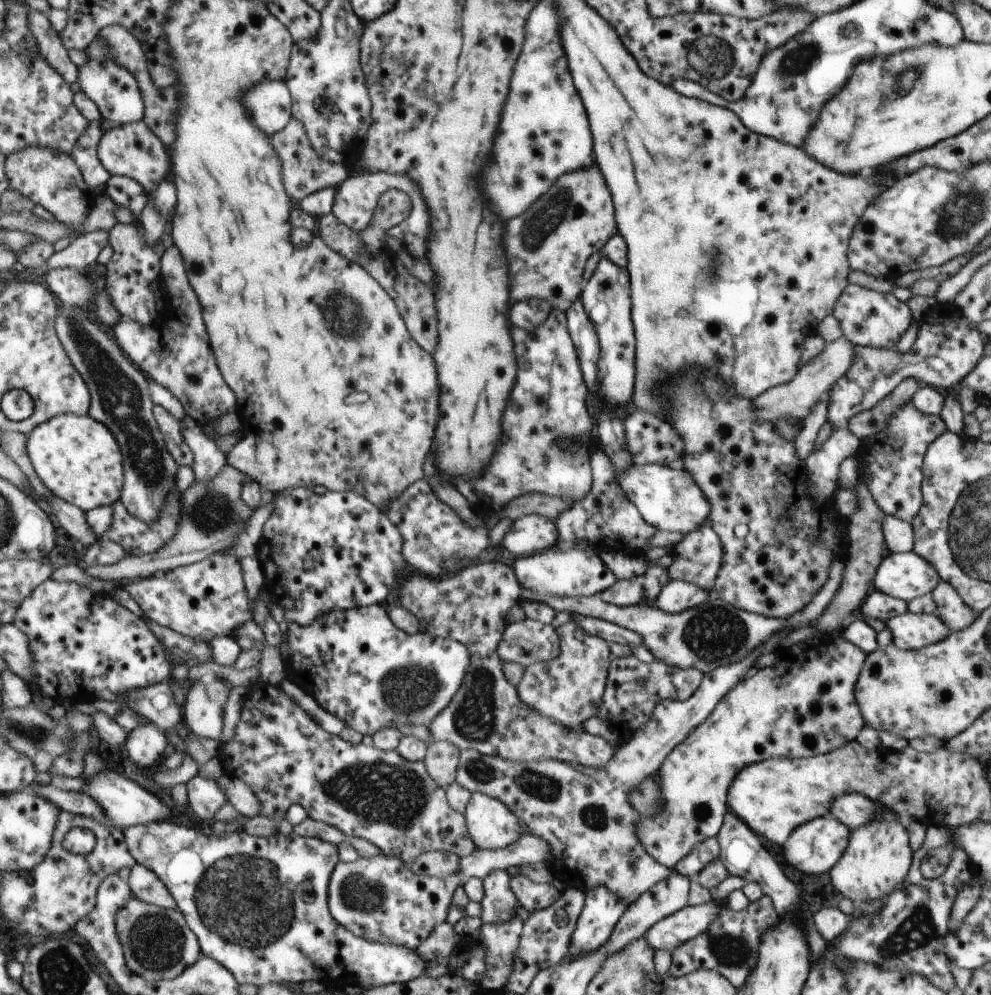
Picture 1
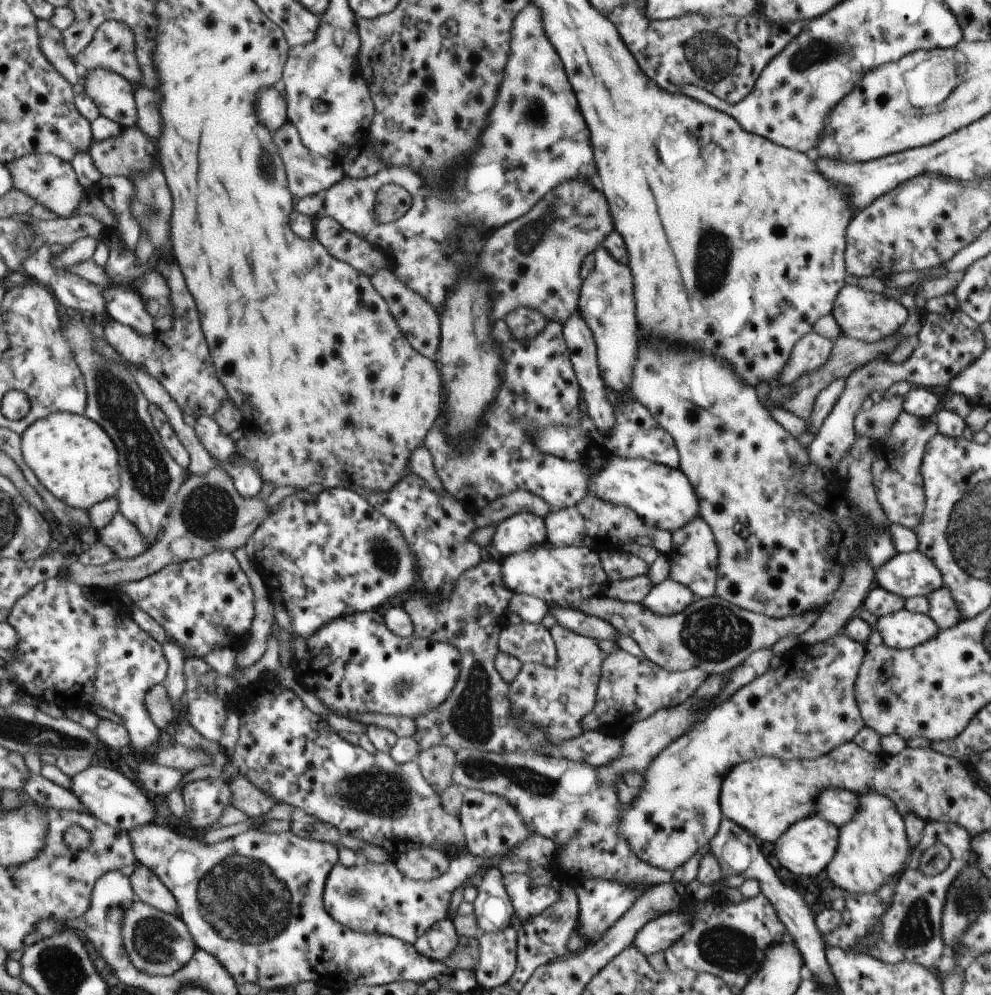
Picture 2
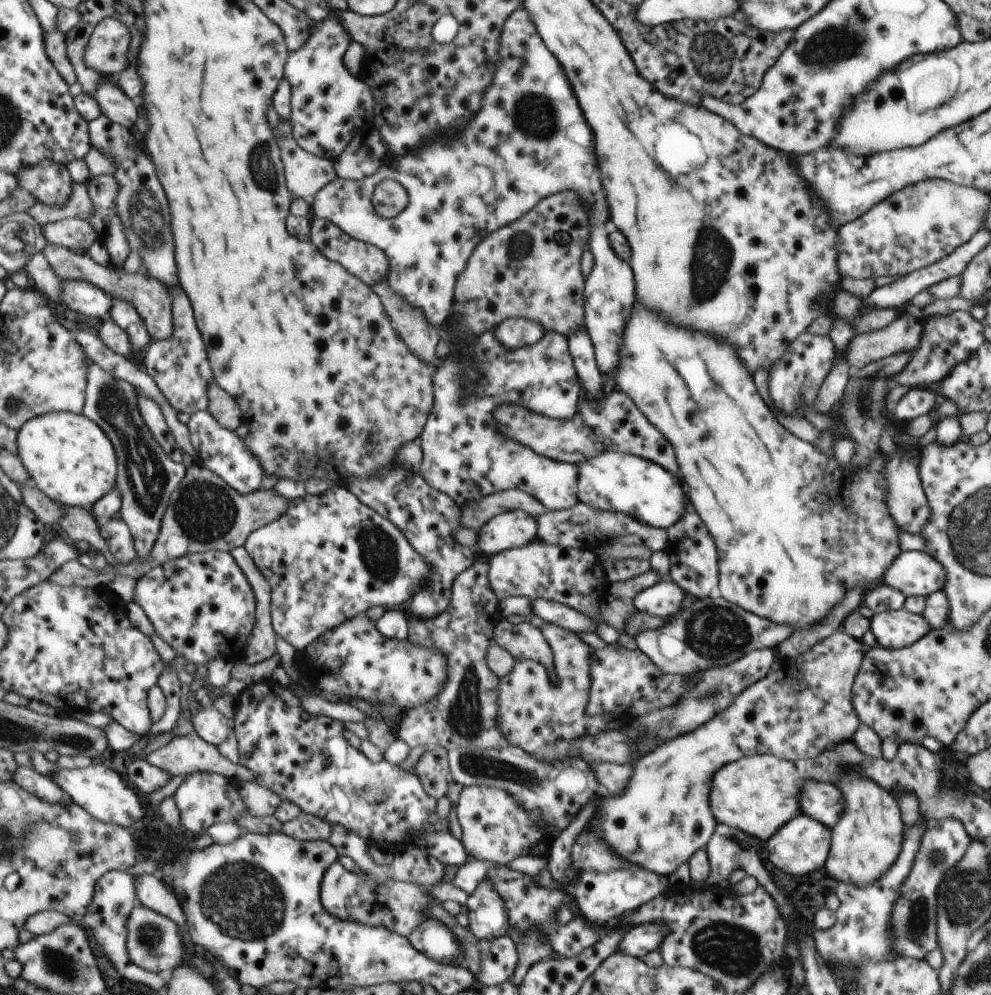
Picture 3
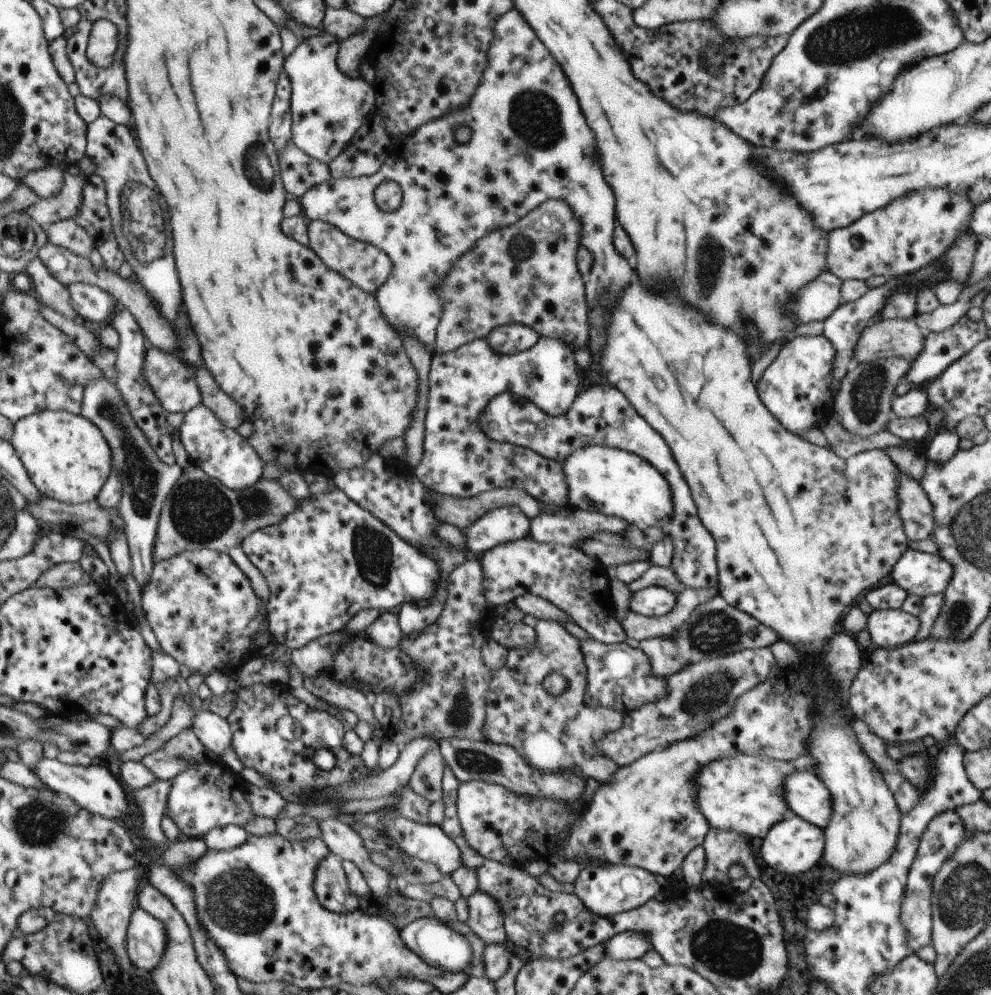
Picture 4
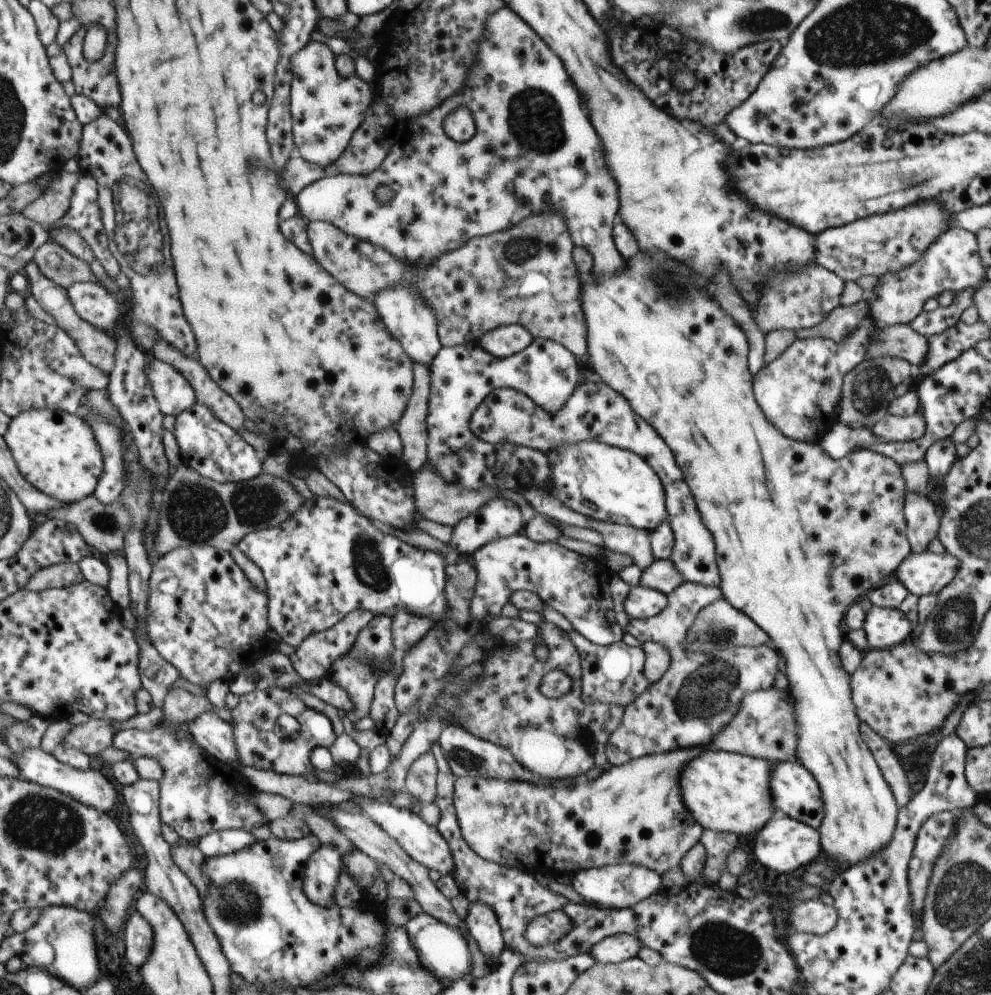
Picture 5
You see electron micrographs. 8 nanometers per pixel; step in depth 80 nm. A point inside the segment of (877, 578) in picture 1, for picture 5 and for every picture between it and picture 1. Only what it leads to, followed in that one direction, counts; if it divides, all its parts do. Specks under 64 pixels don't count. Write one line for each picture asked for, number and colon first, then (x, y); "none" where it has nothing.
2: (911, 574)
3: (914, 573)
4: (922, 574)
5: (924, 573)

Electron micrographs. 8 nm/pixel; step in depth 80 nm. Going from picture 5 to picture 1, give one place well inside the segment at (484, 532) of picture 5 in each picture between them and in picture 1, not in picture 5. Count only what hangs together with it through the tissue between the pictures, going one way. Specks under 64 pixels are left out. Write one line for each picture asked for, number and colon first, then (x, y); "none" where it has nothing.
1: (532, 533)
2: (522, 531)
3: (511, 529)
4: (504, 524)

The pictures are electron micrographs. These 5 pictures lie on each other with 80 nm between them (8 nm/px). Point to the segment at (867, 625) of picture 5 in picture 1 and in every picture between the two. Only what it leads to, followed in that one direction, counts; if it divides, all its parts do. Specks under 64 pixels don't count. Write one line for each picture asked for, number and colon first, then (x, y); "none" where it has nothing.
1: (909, 631)
2: (900, 630)
3: (892, 629)
4: (888, 628)

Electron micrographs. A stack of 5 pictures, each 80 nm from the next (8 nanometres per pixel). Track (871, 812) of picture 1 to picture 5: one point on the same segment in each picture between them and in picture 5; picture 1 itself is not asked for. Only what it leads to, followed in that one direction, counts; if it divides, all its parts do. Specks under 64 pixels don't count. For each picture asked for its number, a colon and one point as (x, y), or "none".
2: (838, 806)
3: (821, 801)
4: (806, 796)
5: (795, 792)

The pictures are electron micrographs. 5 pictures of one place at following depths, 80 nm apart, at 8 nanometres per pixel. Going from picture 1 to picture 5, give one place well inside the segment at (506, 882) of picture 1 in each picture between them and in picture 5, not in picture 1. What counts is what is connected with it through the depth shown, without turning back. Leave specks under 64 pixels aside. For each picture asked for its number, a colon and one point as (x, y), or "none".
2: (493, 909)
3: (486, 912)
4: (485, 920)
5: (481, 923)

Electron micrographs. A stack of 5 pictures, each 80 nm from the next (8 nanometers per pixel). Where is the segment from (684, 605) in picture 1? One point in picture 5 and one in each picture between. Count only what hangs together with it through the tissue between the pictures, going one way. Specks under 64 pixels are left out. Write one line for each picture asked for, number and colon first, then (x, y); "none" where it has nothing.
2: (669, 597)
3: (665, 598)
4: (652, 601)
5: (641, 602)

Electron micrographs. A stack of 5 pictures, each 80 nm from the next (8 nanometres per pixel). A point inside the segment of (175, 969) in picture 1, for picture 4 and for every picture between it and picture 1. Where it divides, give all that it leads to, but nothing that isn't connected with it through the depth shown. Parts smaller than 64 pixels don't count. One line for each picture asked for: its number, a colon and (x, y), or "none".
2: (158, 943)
3: (155, 944)
4: (147, 937)

